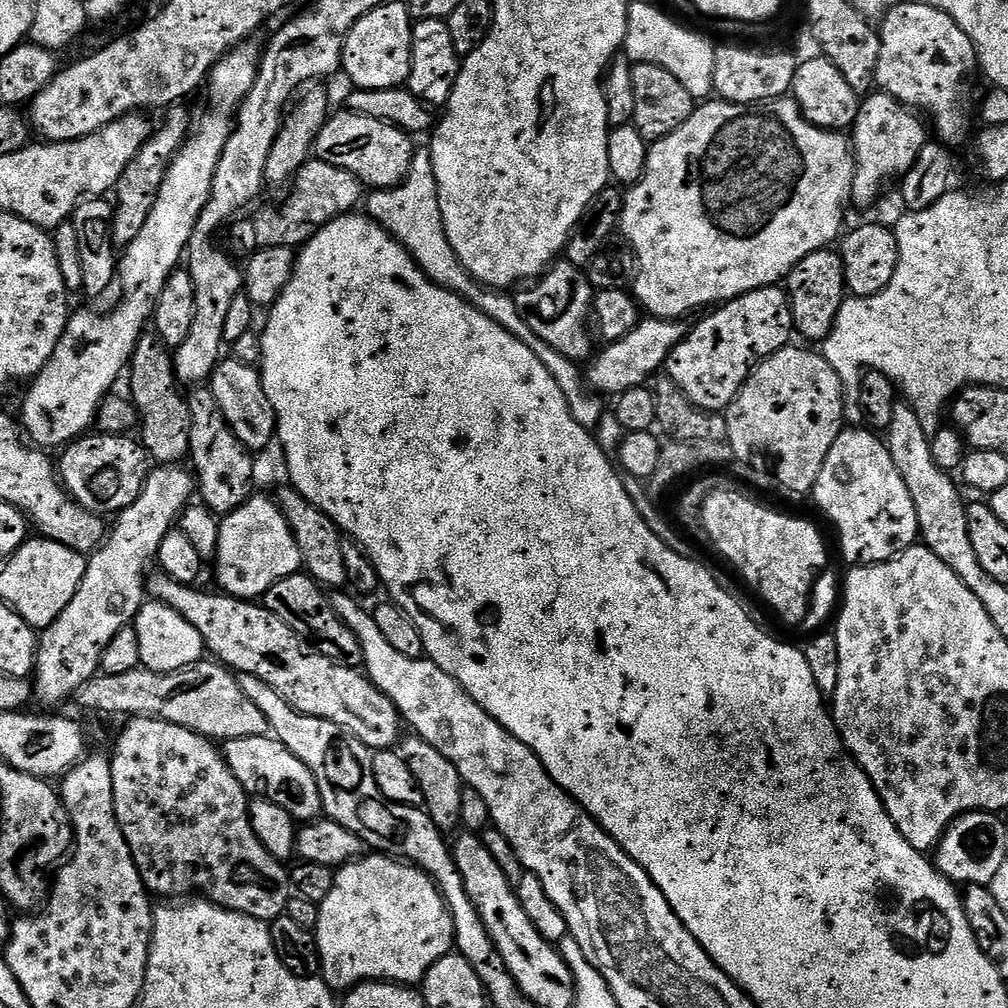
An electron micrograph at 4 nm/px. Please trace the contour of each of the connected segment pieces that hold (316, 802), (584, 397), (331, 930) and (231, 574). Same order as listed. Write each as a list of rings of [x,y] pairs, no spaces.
[[[271,735],[259,736],[258,738],[238,738],[227,741],[223,745],[222,755],[229,770],[234,774],[234,778],[238,778],[238,782],[244,787],[244,791],[248,793],[249,797],[265,796],[270,802],[282,806],[282,810],[286,810],[297,822],[311,822],[321,815],[320,791],[314,774],[294,754],[290,754],[290,750],[286,750],[282,741]]]
[[[416,151],[412,155],[412,165],[408,171],[408,177],[395,188],[373,191],[367,197],[367,204],[367,215],[371,216],[376,223],[381,224],[412,255],[416,265],[434,283],[443,288],[449,288],[450,291],[464,297],[478,310],[482,310],[482,314],[486,314],[510,334],[514,334],[514,338],[526,342],[526,346],[530,346],[530,350],[534,350],[534,354],[538,354],[538,358],[542,358],[546,370],[550,370],[550,374],[556,379],[558,386],[562,386],[562,394],[568,399],[570,414],[574,418],[574,422],[578,422],[578,426],[589,430],[594,430],[599,426],[606,414],[603,404],[605,401],[603,399],[600,399],[601,401],[591,400],[588,397],[590,388],[586,383],[586,376],[581,365],[575,360],[568,360],[562,354],[558,354],[558,350],[554,350],[554,346],[542,342],[542,338],[538,338],[538,334],[534,334],[534,330],[530,330],[530,326],[526,322],[522,322],[522,314],[518,314],[518,306],[511,295],[500,290],[485,290],[461,266],[460,260],[454,254],[454,250],[446,238],[446,230],[438,206],[438,182],[434,178],[431,151]]]
[[[368,854],[363,858],[357,858],[341,867],[332,877],[332,889],[325,900],[318,905],[320,917],[314,929],[316,945],[320,951],[320,971],[322,978],[333,990],[351,990],[357,984],[365,982],[391,982],[403,984],[405,986],[416,986],[423,981],[424,975],[428,973],[430,966],[438,962],[438,958],[449,955],[453,951],[456,943],[454,934],[454,922],[452,915],[448,912],[448,907],[444,905],[444,900],[440,896],[440,889],[437,888],[433,880],[423,872],[421,868],[413,866],[399,858],[393,858],[387,854]]]
[[[271,495],[249,496],[245,504],[235,508],[220,520],[216,547],[216,580],[223,591],[249,602],[262,598],[274,582],[301,571],[298,542],[282,514],[280,505]]]

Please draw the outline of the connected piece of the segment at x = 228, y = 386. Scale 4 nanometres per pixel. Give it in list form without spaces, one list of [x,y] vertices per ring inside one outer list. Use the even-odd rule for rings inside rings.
[[[235,358],[221,359],[212,372],[210,387],[218,407],[222,410],[222,418],[230,426],[230,430],[250,450],[264,448],[277,439],[276,411],[270,406],[270,398],[266,398],[264,383],[260,377],[259,367],[251,368],[246,362],[238,362]]]

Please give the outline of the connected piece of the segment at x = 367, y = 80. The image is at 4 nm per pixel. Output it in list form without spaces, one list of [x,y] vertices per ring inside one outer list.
[[[385,2],[370,14],[366,14],[350,30],[344,43],[344,58],[342,61],[343,75],[348,75],[353,80],[356,88],[369,88],[370,90],[386,90],[407,85],[410,74],[410,50],[412,49],[413,19],[408,14],[407,3],[392,4]]]

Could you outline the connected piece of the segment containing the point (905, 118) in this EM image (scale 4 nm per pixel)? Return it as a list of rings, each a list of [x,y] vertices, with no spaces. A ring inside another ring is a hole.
[[[876,90],[861,99],[858,118],[850,129],[852,154],[856,157],[856,177],[850,197],[853,205],[870,207],[892,179],[903,177],[914,166],[918,154],[922,154],[922,146],[930,143],[929,125],[919,118],[913,109],[888,92]]]

